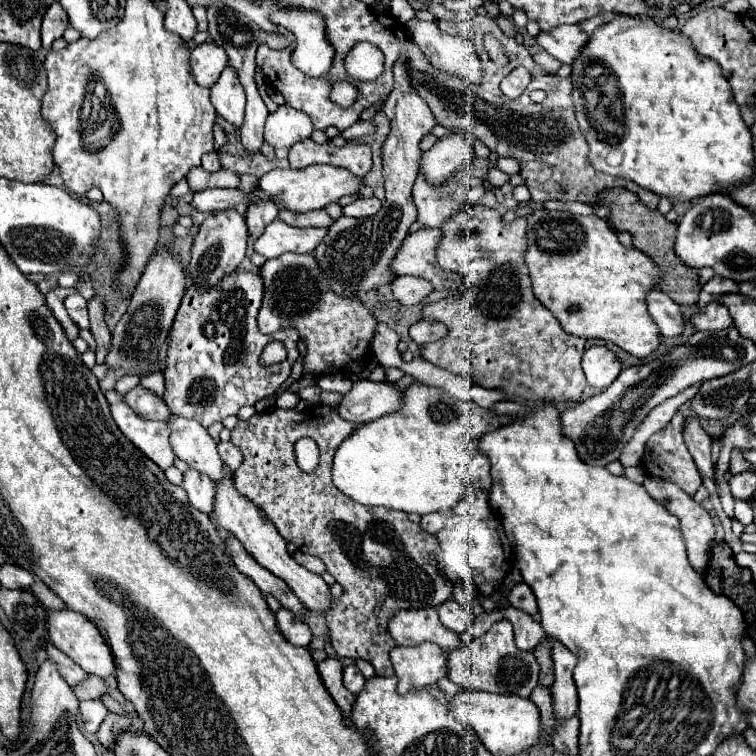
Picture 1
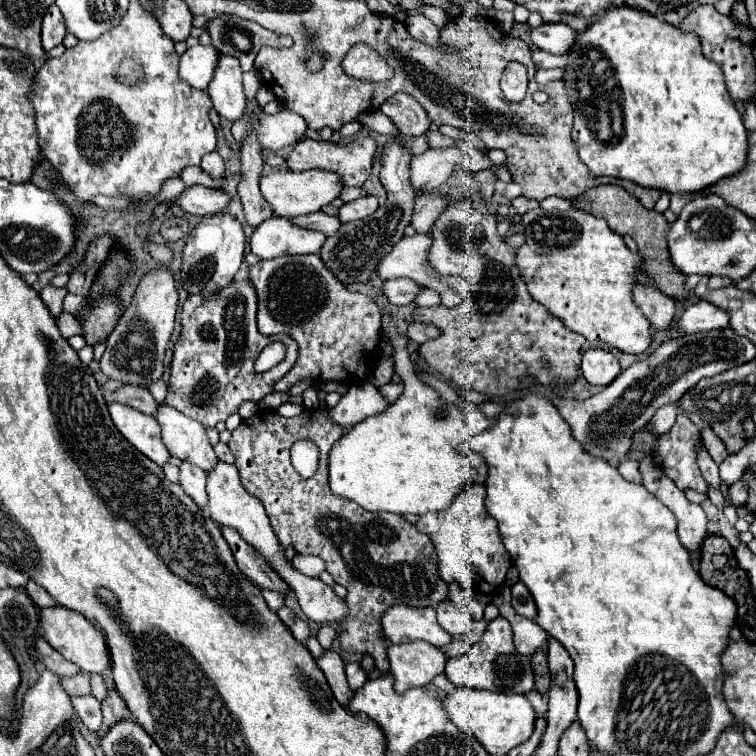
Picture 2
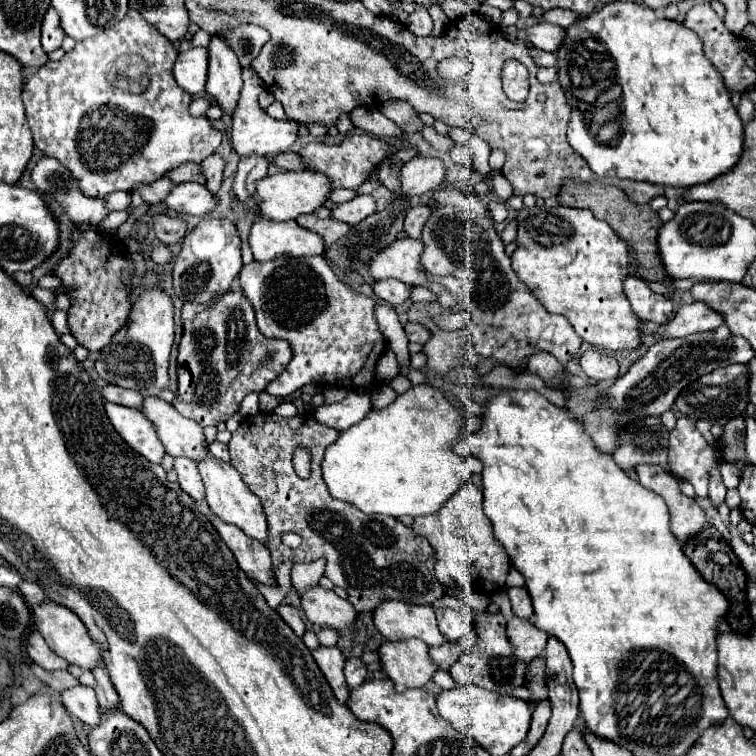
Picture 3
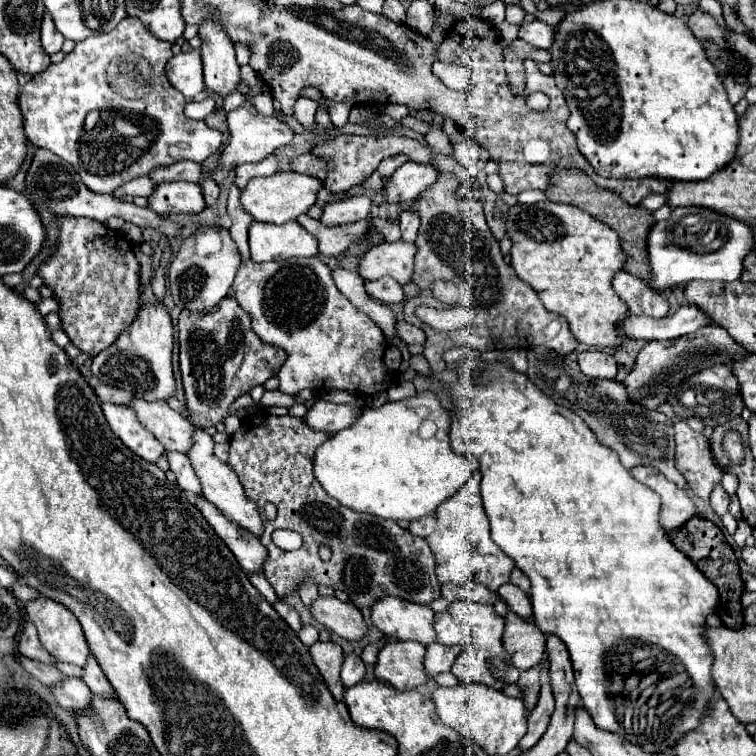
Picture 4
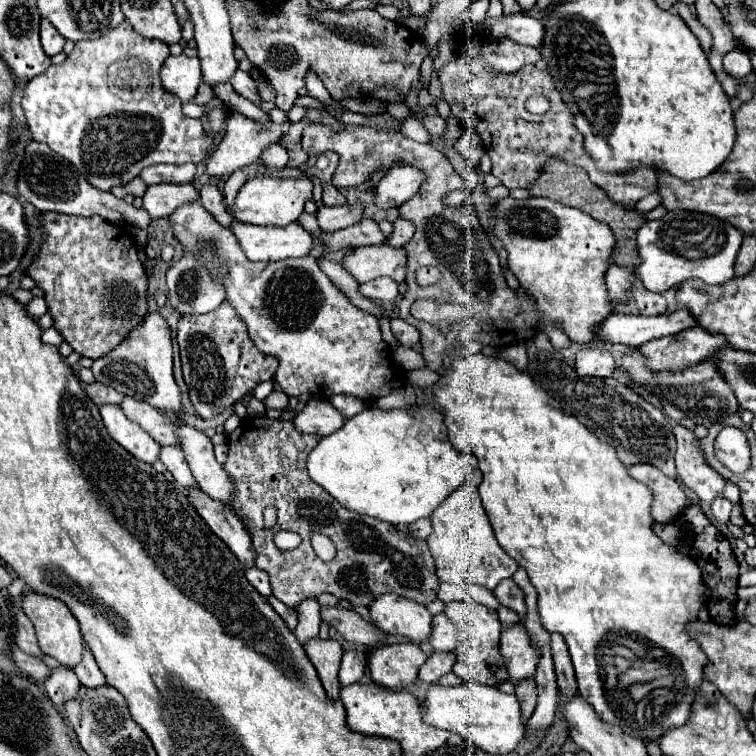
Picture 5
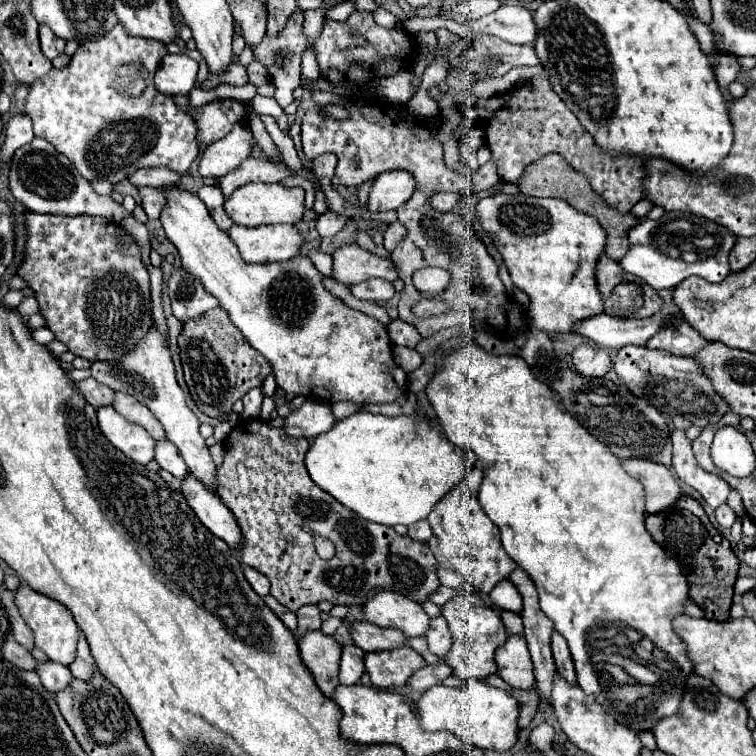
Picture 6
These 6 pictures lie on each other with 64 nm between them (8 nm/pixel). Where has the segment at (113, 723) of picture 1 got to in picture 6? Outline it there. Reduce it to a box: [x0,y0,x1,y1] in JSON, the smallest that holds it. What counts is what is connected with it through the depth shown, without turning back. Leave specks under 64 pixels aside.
[70,634,96,682]

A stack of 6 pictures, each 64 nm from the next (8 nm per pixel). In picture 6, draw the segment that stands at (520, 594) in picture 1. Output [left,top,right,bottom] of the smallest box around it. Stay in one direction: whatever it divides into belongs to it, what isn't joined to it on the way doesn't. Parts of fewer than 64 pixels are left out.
[488,580,522,614]

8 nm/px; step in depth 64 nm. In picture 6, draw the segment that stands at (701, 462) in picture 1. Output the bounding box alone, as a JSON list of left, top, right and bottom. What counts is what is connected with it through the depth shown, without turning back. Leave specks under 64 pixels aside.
[716,504,736,528]

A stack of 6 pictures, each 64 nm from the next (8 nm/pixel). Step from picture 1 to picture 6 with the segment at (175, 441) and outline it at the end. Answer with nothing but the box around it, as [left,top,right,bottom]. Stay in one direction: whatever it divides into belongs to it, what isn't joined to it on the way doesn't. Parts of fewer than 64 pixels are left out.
[114,392,166,440]

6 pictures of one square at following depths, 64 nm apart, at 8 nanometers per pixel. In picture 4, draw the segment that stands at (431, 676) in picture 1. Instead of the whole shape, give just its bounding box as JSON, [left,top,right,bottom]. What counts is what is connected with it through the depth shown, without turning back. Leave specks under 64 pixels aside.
[376,642,428,690]

